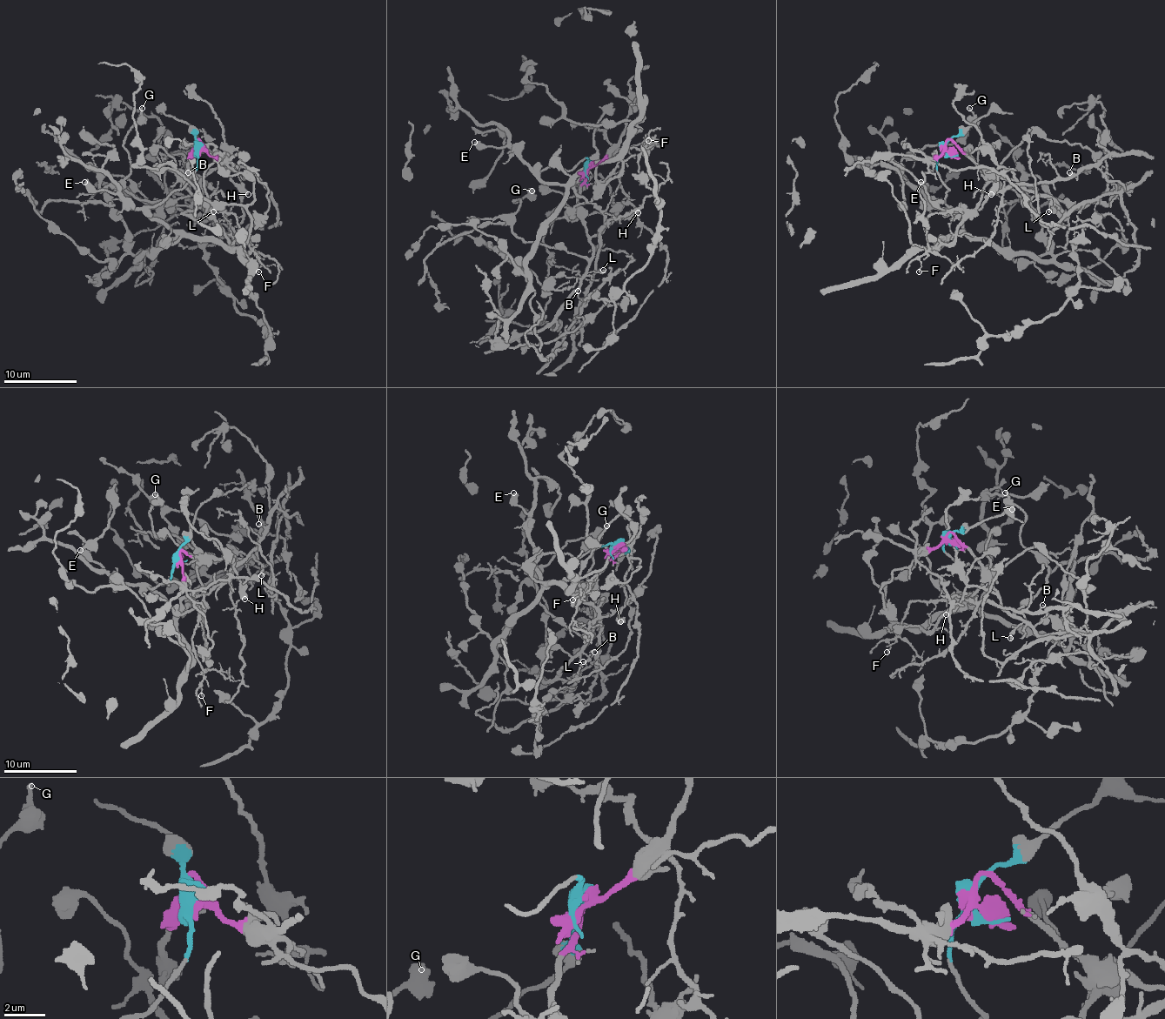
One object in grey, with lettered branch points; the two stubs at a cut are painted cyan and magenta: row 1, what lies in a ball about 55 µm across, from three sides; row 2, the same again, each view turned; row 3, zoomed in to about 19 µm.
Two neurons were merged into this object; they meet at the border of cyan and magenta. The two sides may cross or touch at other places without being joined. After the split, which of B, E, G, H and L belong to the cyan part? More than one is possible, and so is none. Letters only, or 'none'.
E

